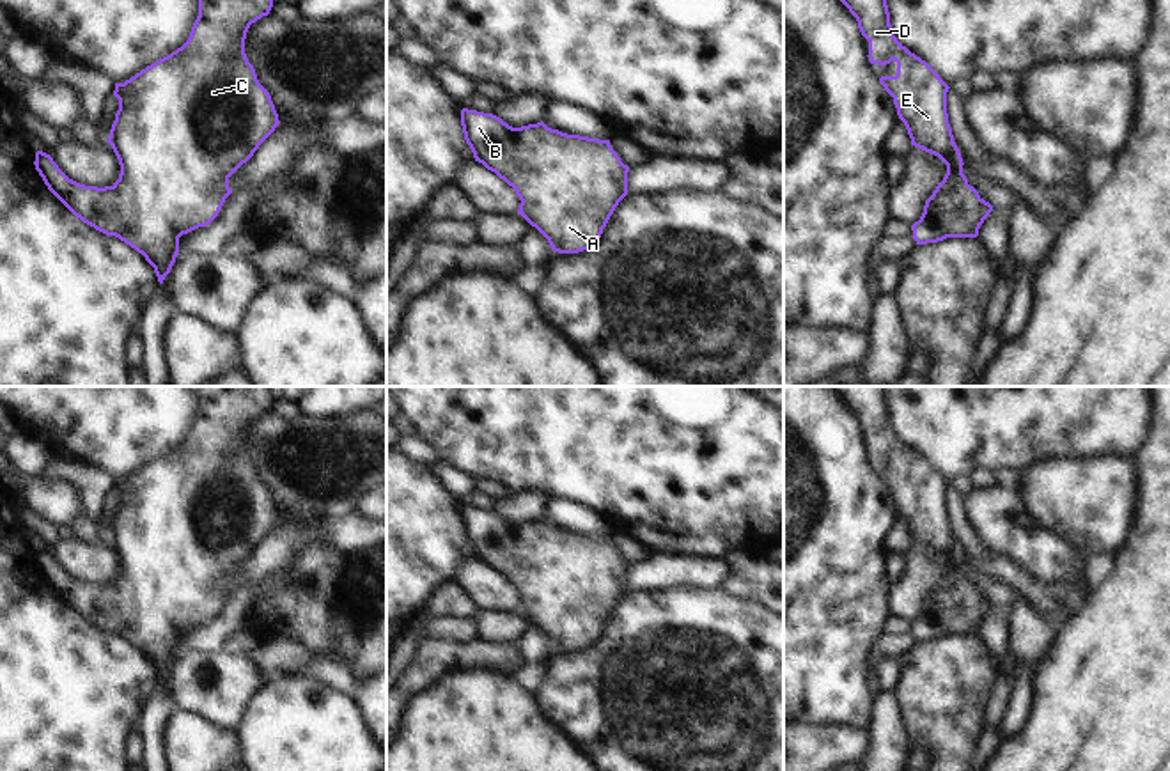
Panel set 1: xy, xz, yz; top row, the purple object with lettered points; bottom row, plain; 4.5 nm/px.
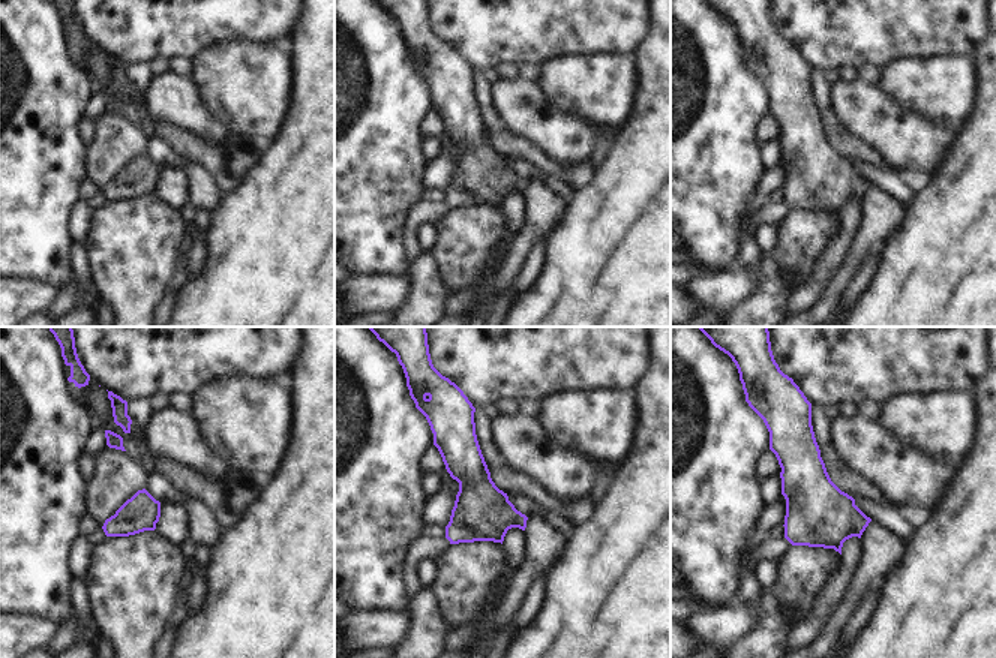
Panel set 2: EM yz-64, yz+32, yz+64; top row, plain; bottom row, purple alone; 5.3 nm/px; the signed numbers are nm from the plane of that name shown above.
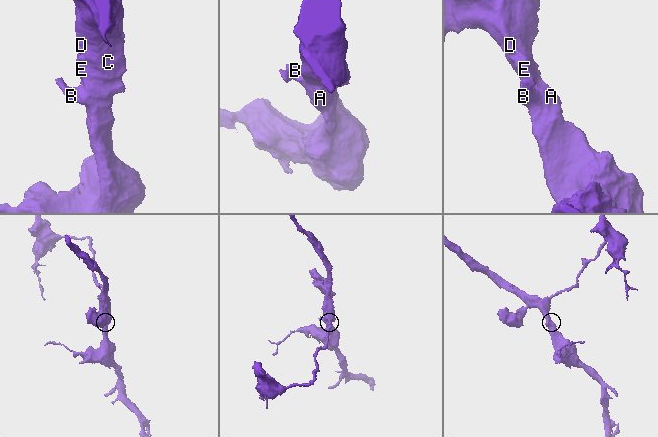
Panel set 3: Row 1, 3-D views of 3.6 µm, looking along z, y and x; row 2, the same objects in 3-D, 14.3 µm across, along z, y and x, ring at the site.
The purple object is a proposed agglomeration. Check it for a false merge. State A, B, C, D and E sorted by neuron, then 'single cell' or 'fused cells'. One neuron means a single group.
groups A B C D E; single cell

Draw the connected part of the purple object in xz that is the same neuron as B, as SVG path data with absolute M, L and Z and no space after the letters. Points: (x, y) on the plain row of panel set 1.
M461 507L464 537L475 558L514 585L521 611L550 640L553 649L578 650L596 642L619 599L628 592L629 564L610 537L567 532L542 518L512 525L493 510Z

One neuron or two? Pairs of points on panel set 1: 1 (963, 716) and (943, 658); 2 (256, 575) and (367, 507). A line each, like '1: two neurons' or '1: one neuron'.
1: one neuron
2: two neurons

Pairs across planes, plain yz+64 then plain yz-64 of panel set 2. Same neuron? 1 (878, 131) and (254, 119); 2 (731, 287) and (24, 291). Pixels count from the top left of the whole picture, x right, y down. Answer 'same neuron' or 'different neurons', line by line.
1: different neurons
2: same neuron

